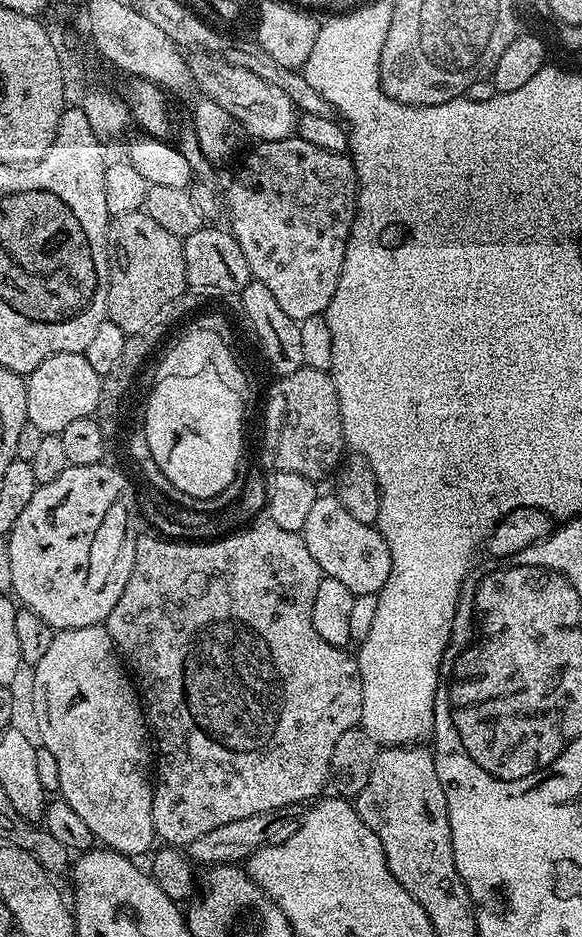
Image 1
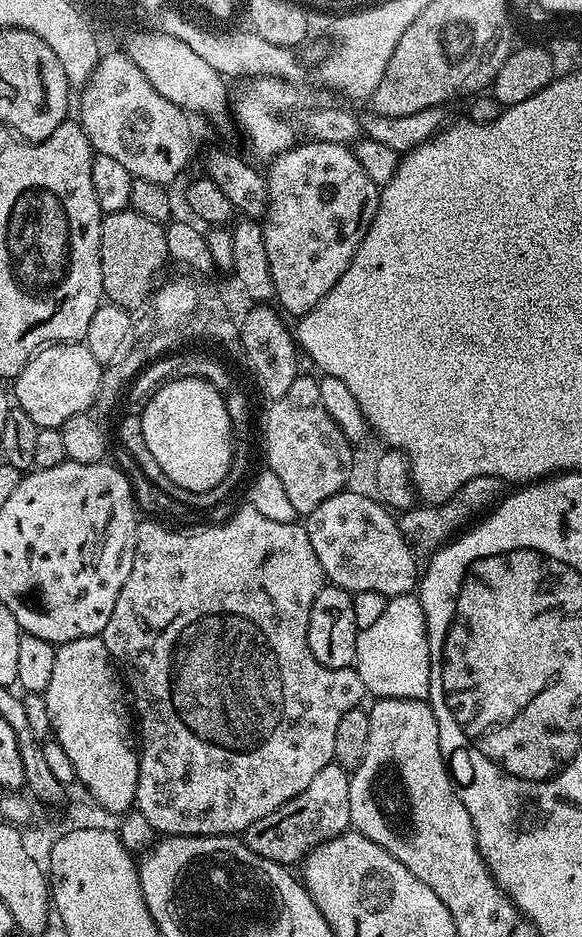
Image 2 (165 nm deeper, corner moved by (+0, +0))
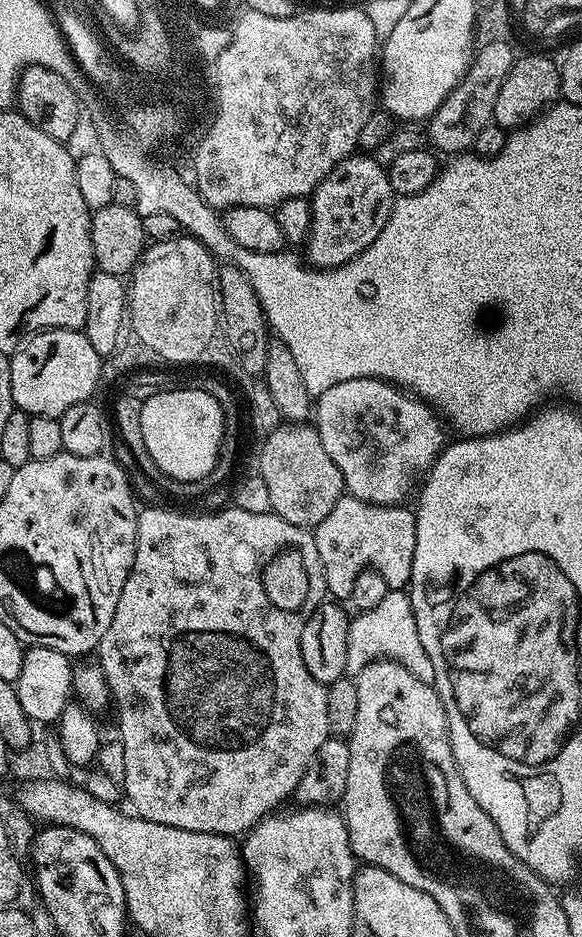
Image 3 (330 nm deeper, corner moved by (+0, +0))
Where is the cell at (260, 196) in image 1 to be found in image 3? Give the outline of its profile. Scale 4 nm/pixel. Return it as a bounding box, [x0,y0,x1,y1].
[306,154,394,270]

